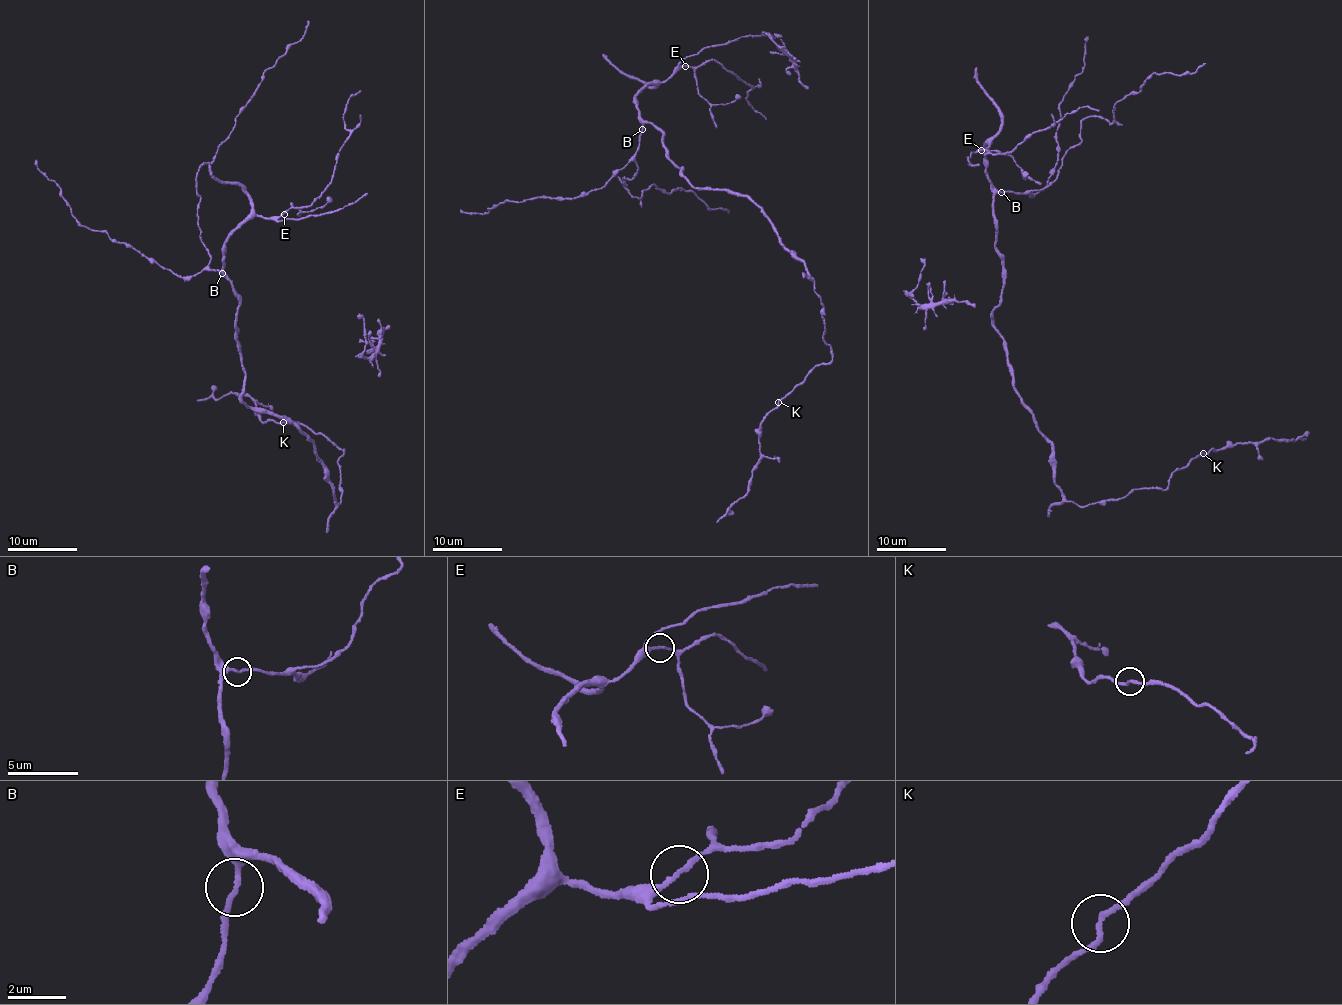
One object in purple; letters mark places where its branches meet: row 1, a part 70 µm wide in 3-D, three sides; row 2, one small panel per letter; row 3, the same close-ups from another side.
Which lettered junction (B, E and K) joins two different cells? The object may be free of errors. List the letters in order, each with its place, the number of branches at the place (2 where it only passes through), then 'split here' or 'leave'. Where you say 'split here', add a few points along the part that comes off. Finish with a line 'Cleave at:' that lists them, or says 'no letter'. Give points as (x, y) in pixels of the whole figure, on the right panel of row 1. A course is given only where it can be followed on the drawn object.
B: place (1001, 192); branches 2; leave
E: place (981, 150); branches 2; leave
K: place (1203, 453); branches 2; leave
Cleave at: no letter

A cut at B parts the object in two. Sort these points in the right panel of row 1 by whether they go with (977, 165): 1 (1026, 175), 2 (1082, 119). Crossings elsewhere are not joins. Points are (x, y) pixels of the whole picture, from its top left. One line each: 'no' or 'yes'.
1: yes
2: no

